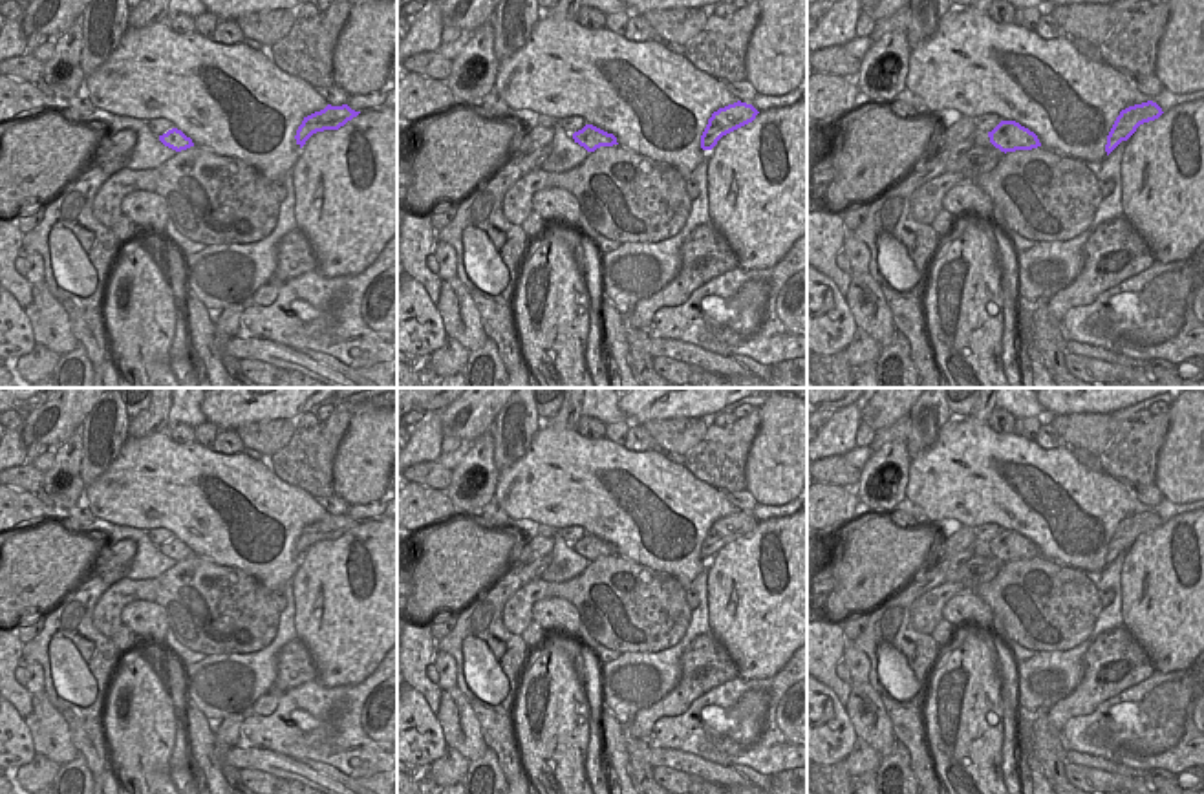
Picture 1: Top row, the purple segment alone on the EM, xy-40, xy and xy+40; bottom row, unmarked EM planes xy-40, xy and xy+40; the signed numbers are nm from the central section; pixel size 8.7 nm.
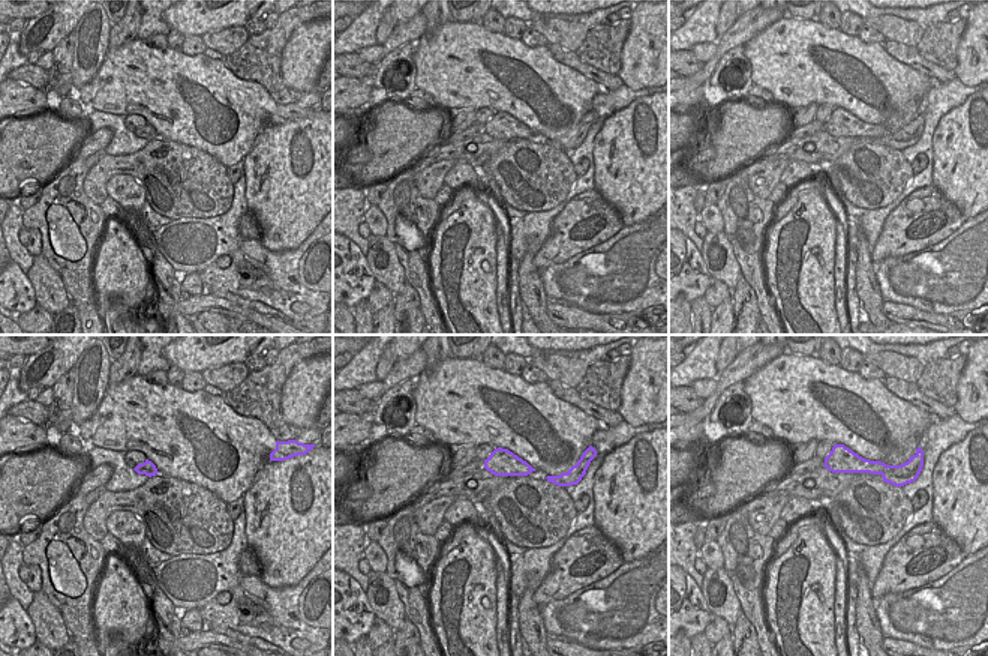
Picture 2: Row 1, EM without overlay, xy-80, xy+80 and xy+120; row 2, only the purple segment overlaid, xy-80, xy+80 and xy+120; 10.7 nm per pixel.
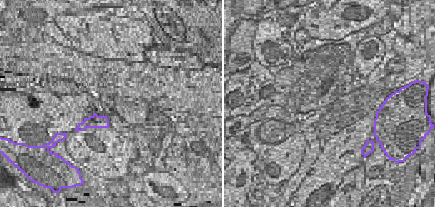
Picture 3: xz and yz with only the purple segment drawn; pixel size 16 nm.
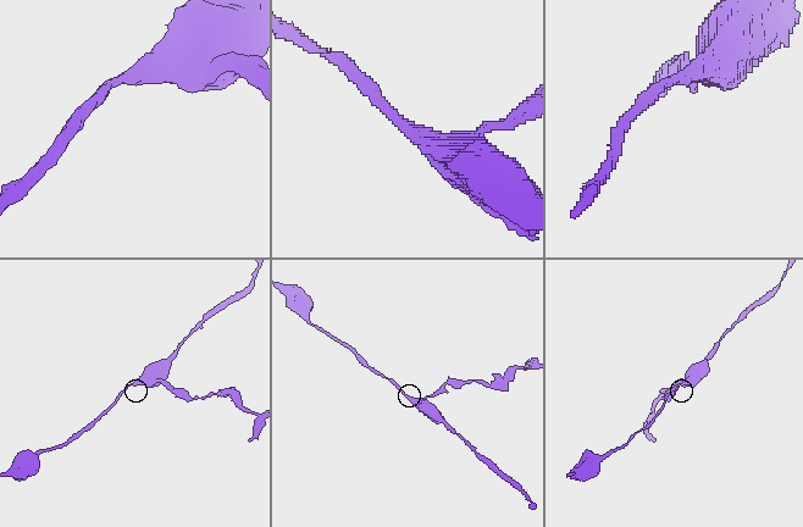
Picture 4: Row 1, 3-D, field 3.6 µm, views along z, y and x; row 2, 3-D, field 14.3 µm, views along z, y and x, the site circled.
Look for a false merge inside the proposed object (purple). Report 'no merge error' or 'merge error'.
merge error

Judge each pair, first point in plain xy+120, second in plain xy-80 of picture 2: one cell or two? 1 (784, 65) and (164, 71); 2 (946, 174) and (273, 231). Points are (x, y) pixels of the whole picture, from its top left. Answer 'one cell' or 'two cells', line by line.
1: one cell
2: one cell

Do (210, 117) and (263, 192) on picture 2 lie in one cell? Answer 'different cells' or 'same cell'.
different cells

